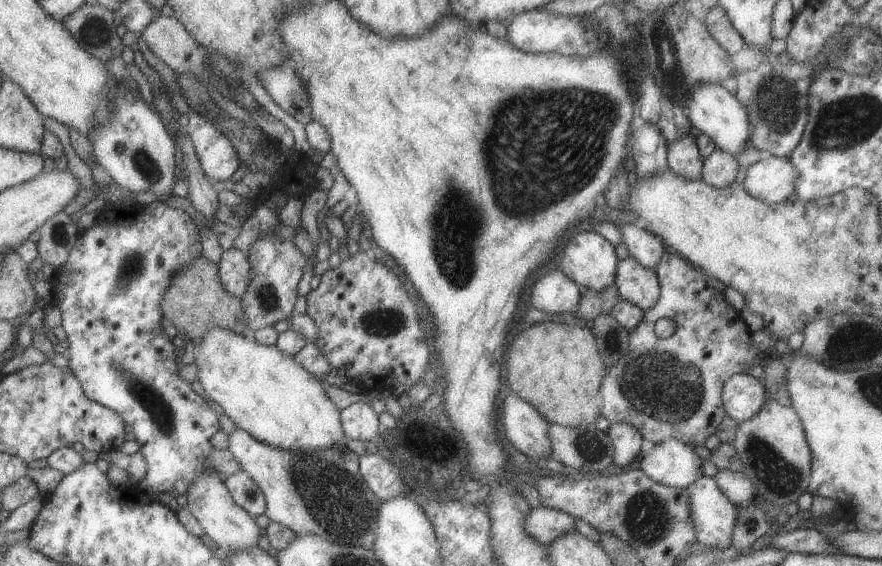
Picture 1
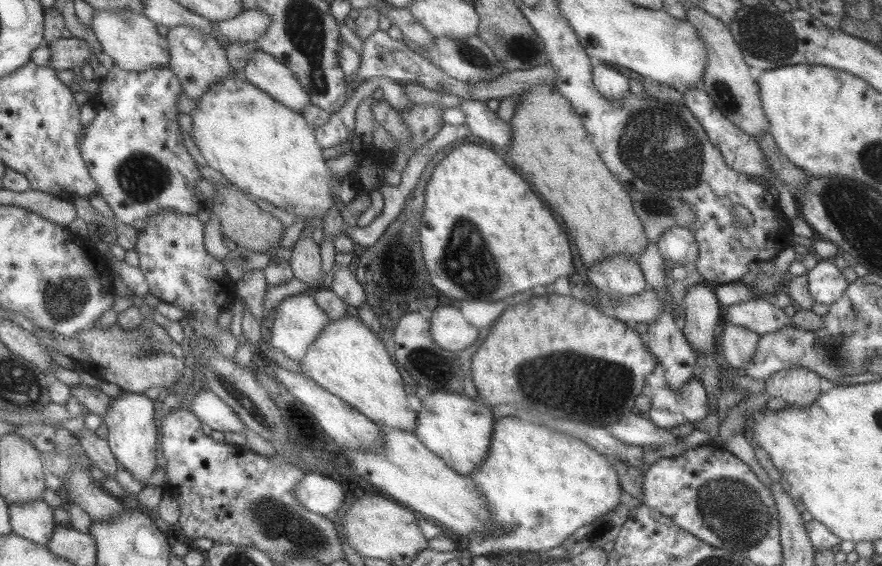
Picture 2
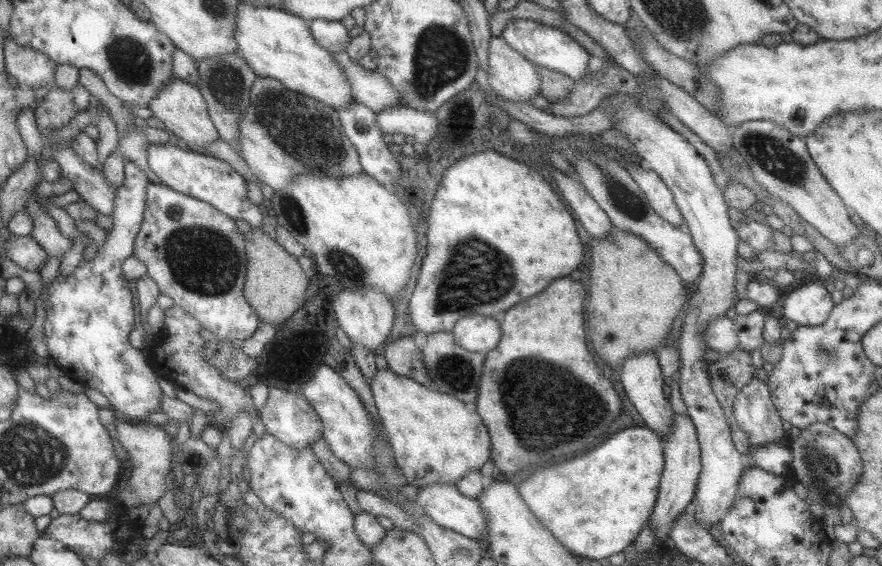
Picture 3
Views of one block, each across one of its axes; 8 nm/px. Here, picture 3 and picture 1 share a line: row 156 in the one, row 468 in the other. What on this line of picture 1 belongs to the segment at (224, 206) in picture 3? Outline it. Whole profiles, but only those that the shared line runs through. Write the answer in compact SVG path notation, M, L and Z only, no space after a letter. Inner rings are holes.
M153 201L147 206L133 206L122 208L109 208L105 212L97 214L105 216L105 218L97 219L93 226L82 229L77 237L76 243L68 254L65 264L61 268L57 268L53 272L53 280L51 281L51 288L53 288L53 298L55 306L60 312L60 325L66 333L66 340L68 347L66 349L68 358L69 370L73 376L80 382L81 388L85 396L89 400L98 402L111 410L117 412L123 419L124 424L131 426L134 434L134 440L141 444L139 452L146 460L145 476L138 482L136 489L156 499L159 494L167 492L174 497L179 494L187 494L189 485L201 474L207 473L211 475L214 470L207 464L208 456L214 446L210 443L210 438L219 430L217 425L217 414L209 407L209 404L203 397L200 397L191 389L188 383L178 371L180 365L178 356L175 354L175 346L171 343L171 339L165 335L161 326L162 310L160 309L160 302L167 287L172 282L172 278L182 269L188 267L201 254L201 238L199 237L199 229L195 226L193 219L183 210L167 206L165 202Z

